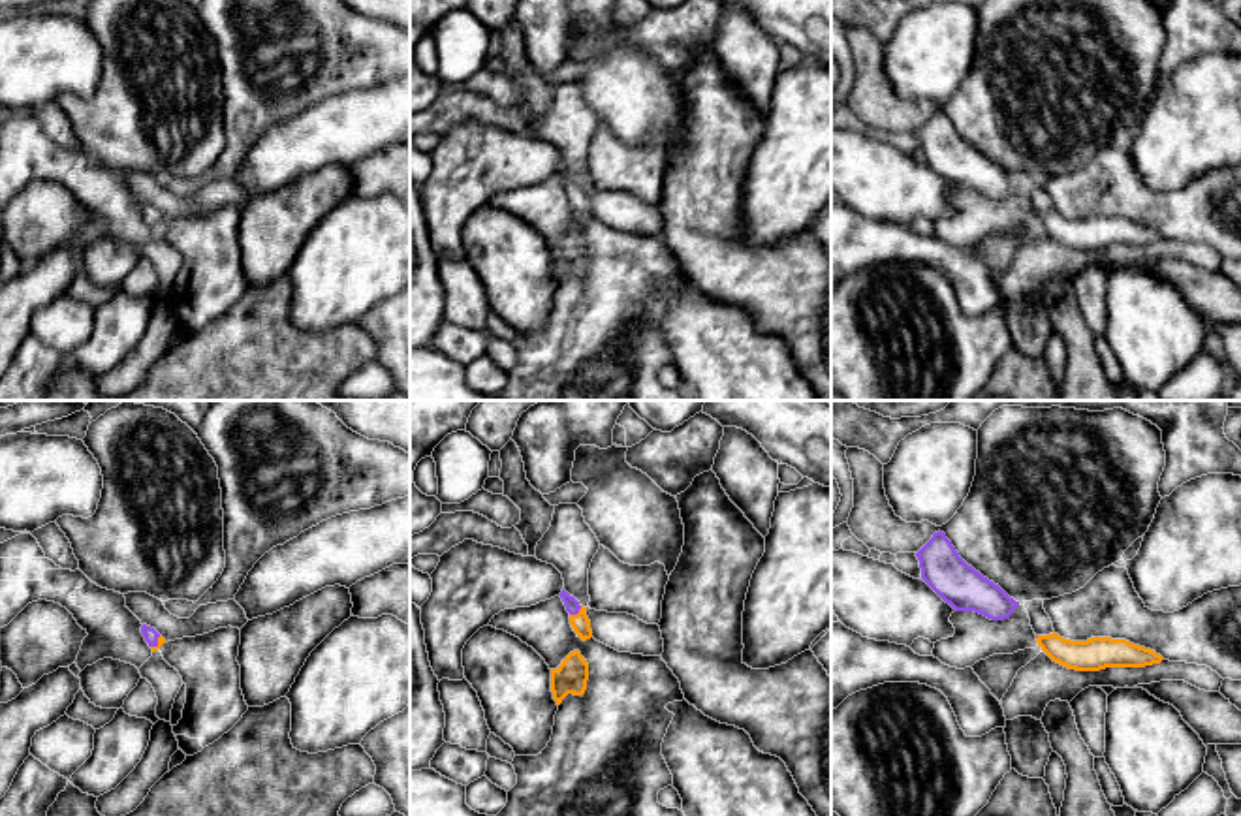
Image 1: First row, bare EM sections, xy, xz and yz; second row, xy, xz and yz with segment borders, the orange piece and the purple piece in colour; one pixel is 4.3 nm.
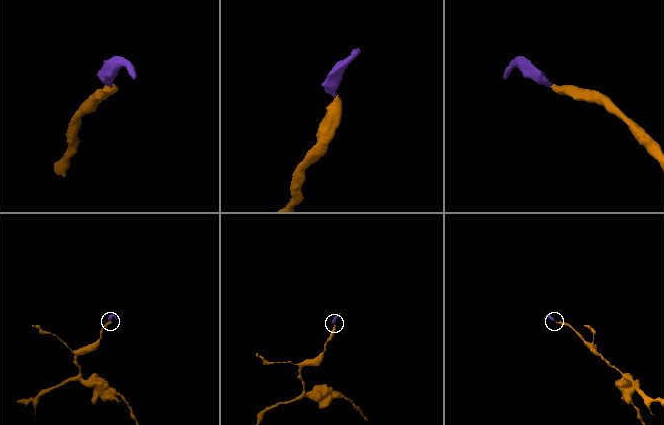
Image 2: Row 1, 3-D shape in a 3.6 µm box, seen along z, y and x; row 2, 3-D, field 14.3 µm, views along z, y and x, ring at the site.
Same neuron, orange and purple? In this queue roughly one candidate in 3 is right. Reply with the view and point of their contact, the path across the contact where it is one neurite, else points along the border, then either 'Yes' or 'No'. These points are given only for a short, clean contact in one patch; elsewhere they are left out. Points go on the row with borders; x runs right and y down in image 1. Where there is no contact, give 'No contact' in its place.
Touches orange at xz (578, 613). Path across: xz (580, 623), (578, 613), (572, 606). Yes

